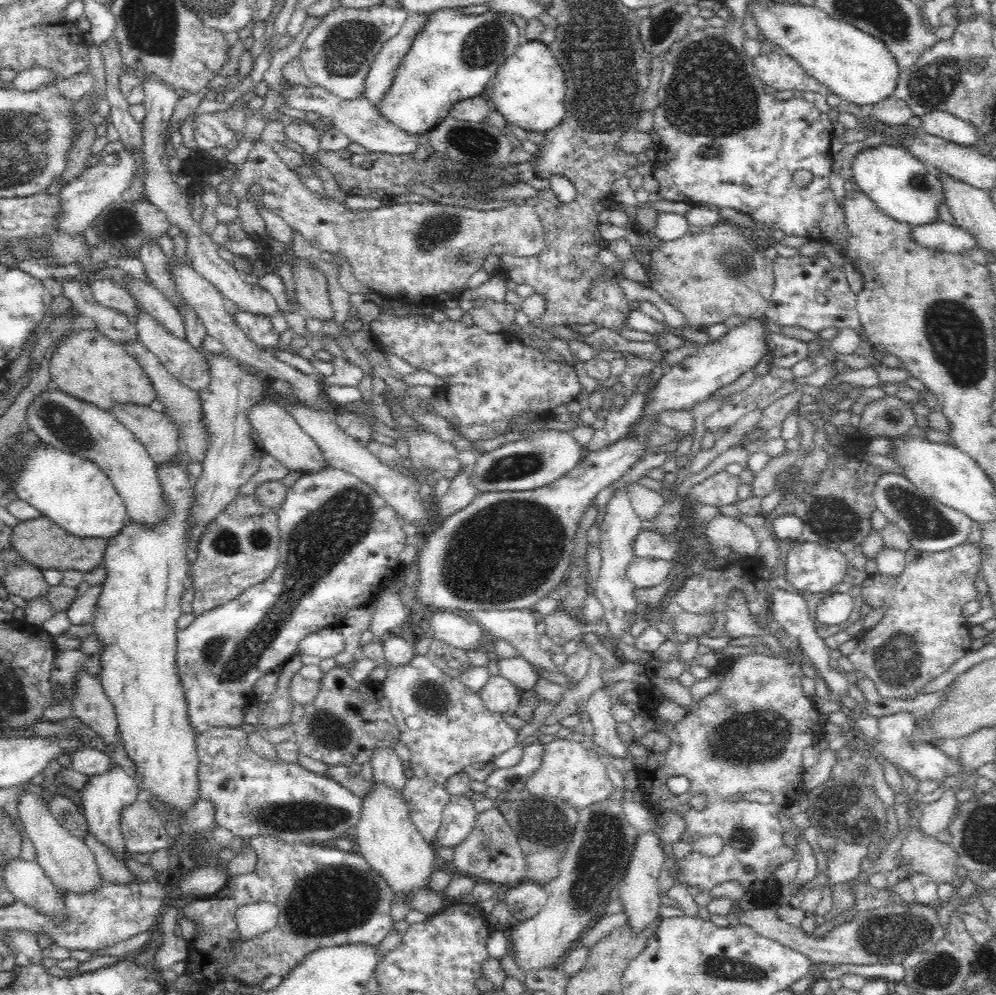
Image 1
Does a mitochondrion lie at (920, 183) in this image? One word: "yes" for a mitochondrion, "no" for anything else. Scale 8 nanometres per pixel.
yes

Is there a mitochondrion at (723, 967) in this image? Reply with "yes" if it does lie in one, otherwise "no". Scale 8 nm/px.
yes

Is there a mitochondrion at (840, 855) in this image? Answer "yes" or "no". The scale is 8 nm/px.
no

